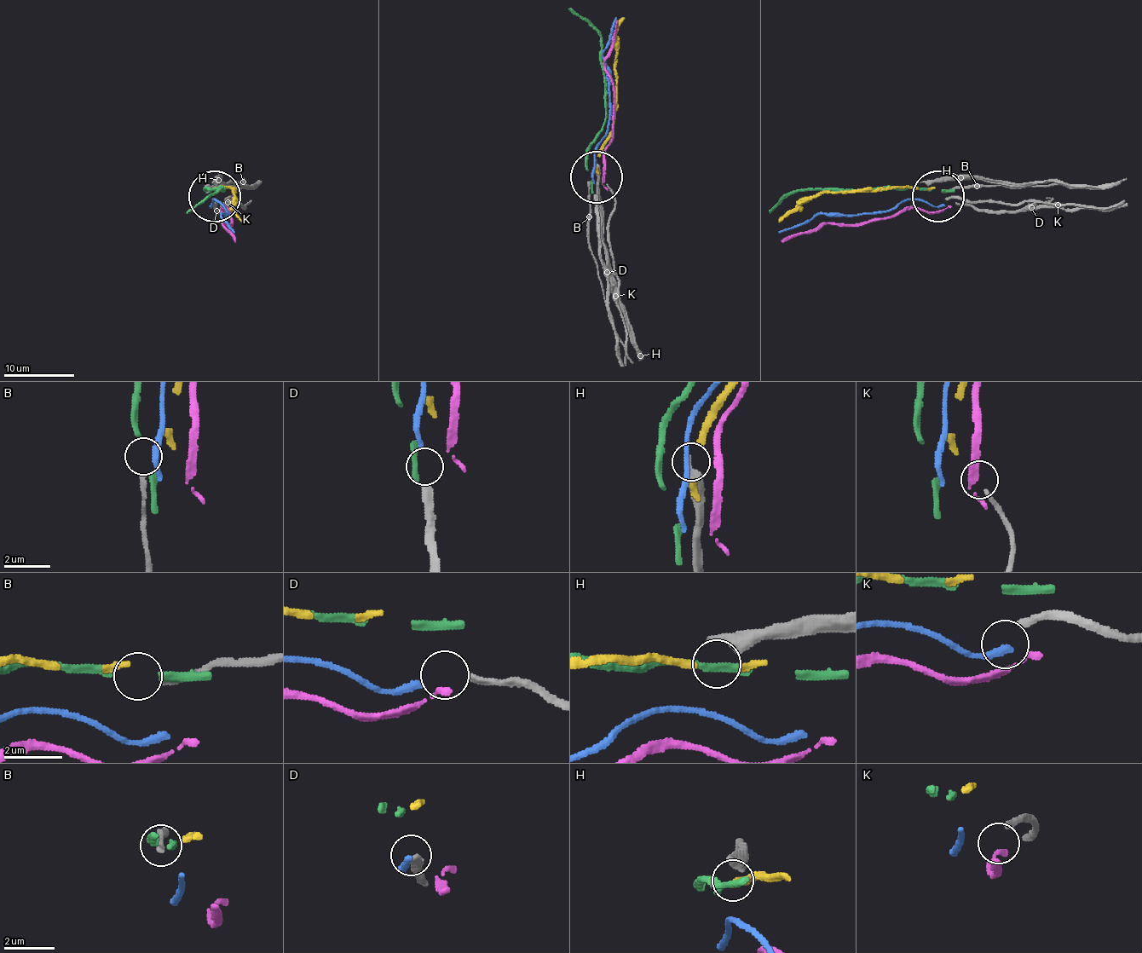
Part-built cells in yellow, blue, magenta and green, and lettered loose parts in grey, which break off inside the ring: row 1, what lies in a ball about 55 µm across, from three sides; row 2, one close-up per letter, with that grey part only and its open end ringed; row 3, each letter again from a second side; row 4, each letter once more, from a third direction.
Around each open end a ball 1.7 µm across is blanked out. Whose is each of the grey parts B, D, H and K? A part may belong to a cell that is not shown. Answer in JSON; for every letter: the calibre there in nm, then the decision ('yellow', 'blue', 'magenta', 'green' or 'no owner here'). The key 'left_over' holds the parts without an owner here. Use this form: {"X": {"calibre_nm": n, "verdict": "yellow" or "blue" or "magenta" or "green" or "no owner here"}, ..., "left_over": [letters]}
{"B": {"calibre_nm": 200, "verdict": "no owner here"}, "D": {"calibre_nm": 280, "verdict": "no owner here"}, "H": {"calibre_nm": 600, "verdict": "no owner here"}, "K": {"calibre_nm": 200, "verdict": "no owner here"}, "left_over": ["B", "D", "H", "K"]}

